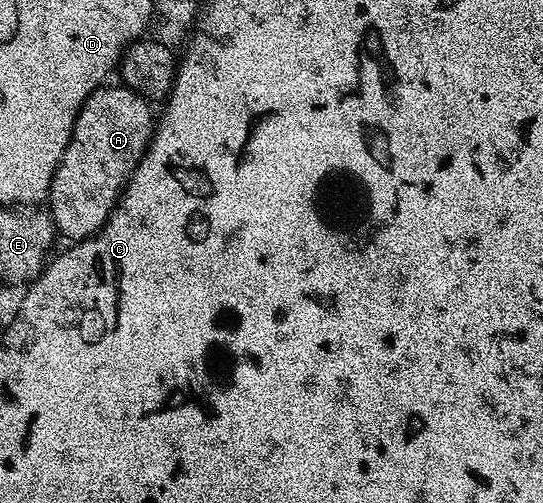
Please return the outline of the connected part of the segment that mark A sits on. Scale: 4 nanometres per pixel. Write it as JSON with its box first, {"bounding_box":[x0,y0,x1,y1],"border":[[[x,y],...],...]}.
{"bounding_box":[48,85,156,241],"border":[[[103,85],[90,94],[86,104],[80,109],[70,143],[52,181],[48,196],[48,210],[54,218],[59,236],[69,241],[81,241],[95,235],[108,221],[108,217],[118,206],[122,192],[130,181],[130,174],[138,167],[138,162],[150,145],[150,138],[156,128],[156,115],[150,112],[151,104],[143,95],[125,85],[110,87]]]}

